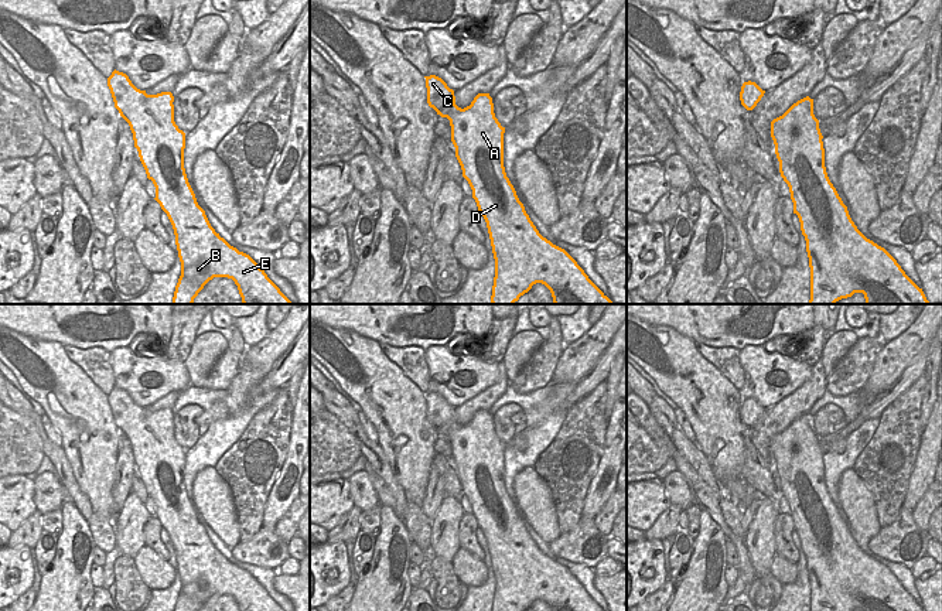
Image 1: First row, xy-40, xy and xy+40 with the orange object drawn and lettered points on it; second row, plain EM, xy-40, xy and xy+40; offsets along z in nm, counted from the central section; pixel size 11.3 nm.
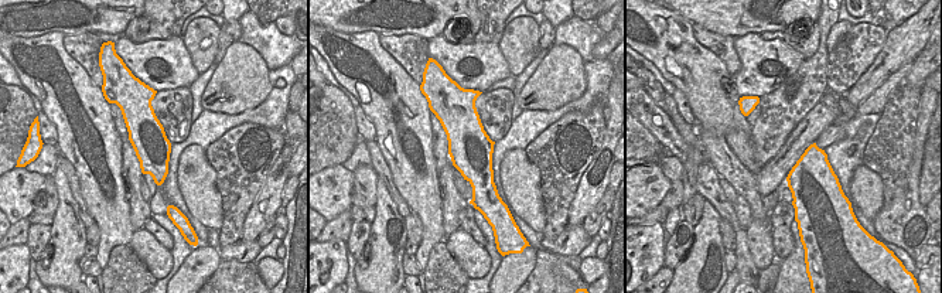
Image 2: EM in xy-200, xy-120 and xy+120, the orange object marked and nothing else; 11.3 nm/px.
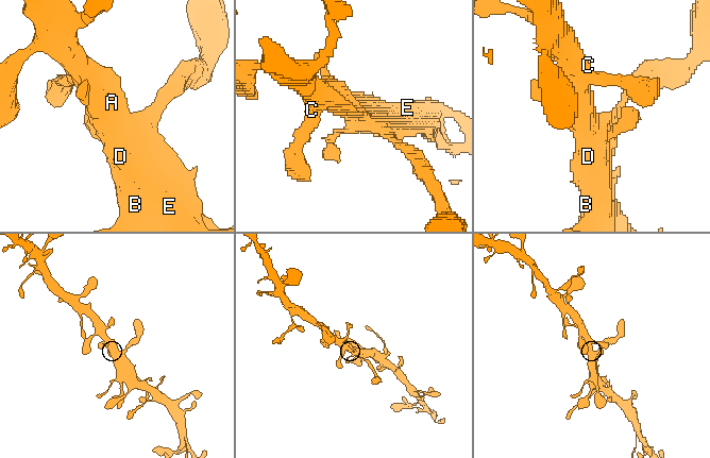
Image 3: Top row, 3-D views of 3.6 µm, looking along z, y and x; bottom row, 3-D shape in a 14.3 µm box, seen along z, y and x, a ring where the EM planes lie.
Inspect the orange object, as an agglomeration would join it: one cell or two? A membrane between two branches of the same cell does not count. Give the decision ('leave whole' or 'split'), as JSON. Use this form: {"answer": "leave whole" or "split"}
{"answer": "leave whole"}

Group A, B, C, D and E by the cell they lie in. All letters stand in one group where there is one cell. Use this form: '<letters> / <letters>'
A B C D E

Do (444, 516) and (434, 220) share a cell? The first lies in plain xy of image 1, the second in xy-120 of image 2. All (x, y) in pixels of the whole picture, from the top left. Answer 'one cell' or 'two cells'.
two cells

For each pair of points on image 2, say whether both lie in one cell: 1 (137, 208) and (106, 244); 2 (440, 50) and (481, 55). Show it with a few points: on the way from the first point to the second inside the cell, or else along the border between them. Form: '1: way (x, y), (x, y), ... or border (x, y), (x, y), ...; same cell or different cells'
1: border (125, 186), (129, 221), (135, 230); different cells
2: way (450, 55), (471, 55); same cell

